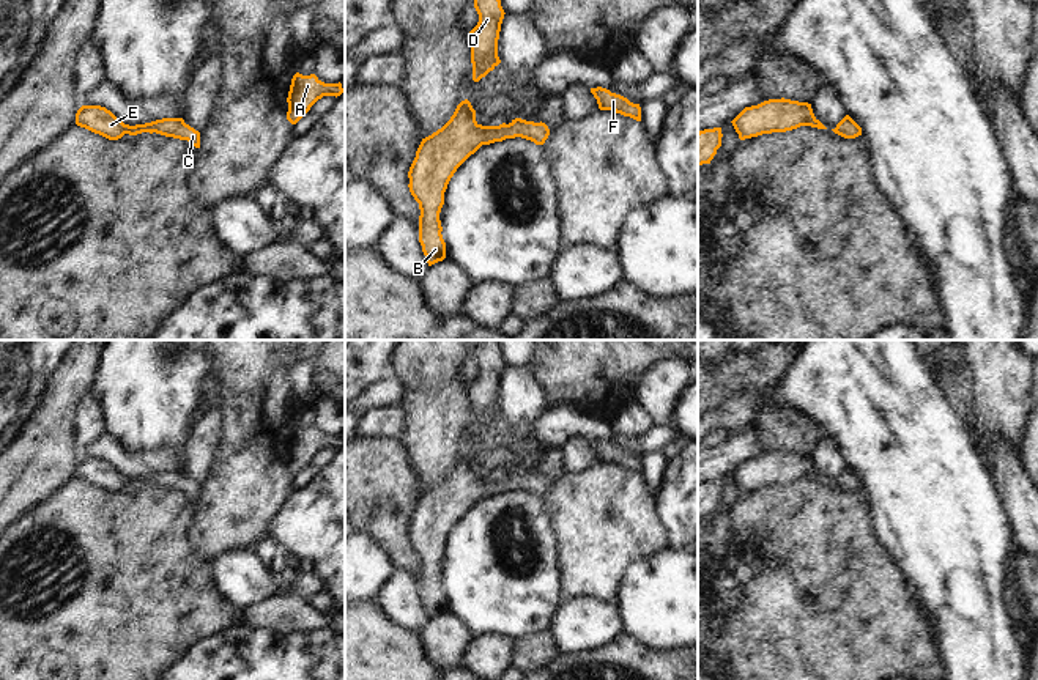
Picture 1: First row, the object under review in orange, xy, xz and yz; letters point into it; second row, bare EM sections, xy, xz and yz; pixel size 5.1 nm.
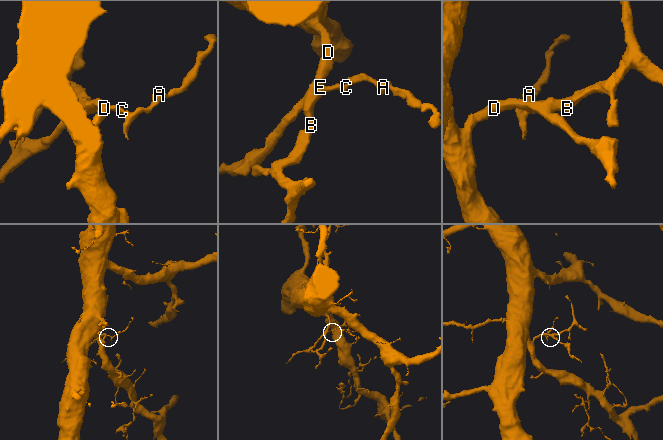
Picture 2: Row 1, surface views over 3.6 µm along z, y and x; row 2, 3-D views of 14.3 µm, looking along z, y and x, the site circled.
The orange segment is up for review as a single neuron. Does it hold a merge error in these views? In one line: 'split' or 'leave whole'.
leave whole

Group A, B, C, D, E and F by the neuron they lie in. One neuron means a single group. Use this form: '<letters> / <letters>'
A B C D E F

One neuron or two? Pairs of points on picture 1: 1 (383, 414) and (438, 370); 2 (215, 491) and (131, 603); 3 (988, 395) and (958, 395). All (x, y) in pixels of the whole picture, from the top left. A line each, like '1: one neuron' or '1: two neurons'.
1: two neurons
2: two neurons
3: two neurons

